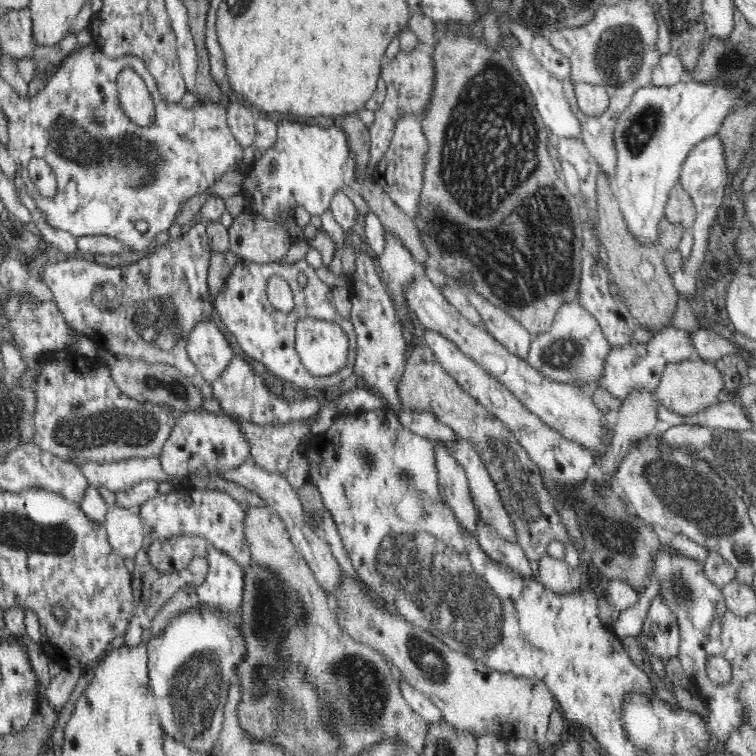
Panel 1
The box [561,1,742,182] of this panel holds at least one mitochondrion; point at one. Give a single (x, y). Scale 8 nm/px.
(621, 53)

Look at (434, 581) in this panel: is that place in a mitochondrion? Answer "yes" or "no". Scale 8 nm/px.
yes

